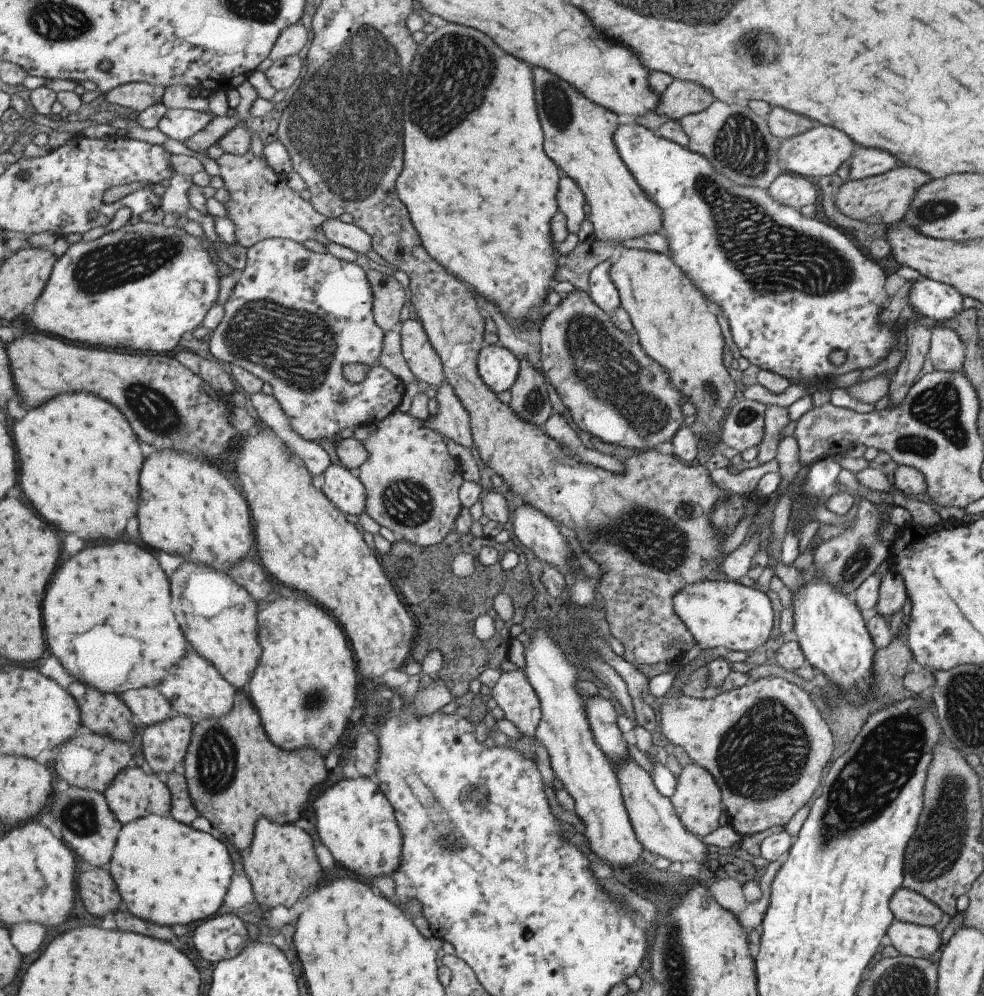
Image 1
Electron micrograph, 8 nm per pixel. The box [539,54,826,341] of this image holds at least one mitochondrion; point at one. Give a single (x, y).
(740, 144)

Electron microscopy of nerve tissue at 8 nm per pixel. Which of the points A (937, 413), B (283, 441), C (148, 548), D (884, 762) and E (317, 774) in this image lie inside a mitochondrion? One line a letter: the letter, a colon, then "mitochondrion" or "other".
A: mitochondrion
B: other
C: other
D: mitochondrion
E: other

